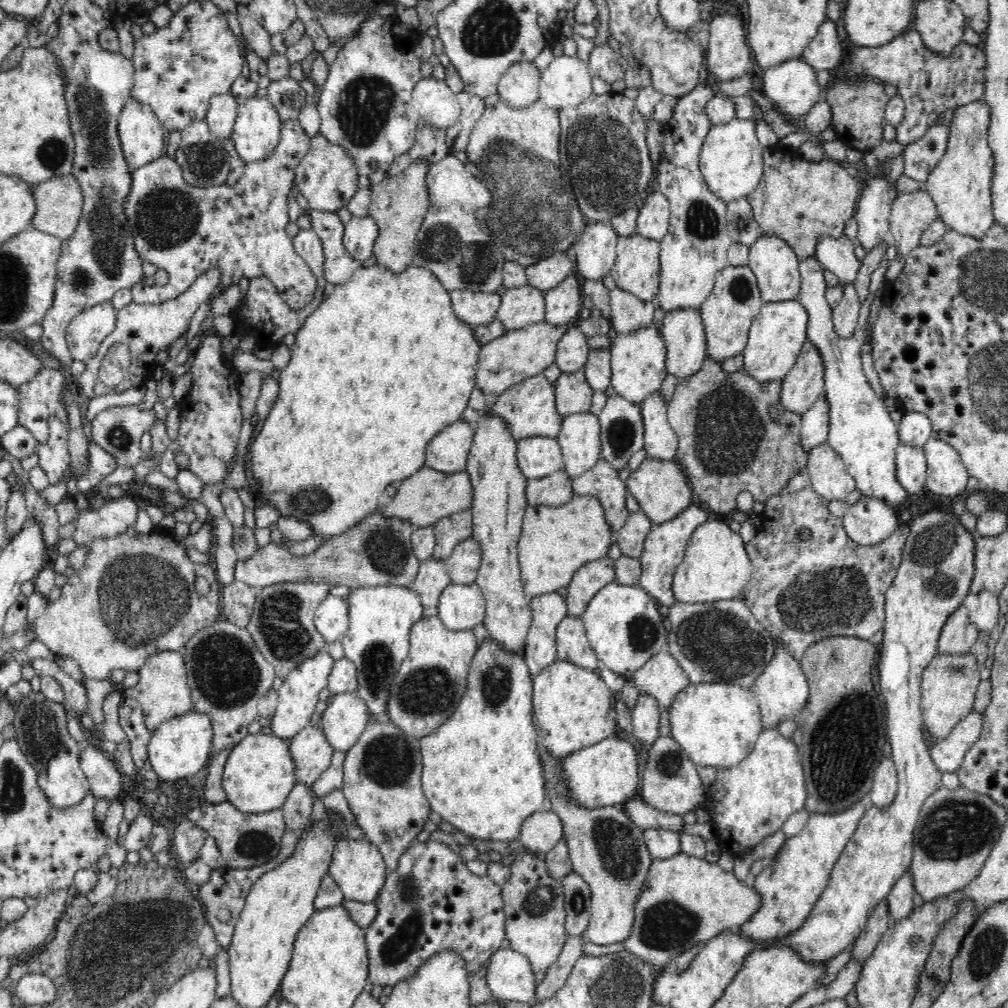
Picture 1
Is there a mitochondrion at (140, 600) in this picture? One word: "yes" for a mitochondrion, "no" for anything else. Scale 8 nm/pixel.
yes

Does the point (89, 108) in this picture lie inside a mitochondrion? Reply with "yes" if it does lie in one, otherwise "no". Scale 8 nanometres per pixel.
yes

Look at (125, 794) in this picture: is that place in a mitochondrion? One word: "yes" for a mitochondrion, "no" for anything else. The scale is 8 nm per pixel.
no

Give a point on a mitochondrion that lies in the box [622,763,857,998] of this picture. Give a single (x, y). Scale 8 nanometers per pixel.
(666, 927)

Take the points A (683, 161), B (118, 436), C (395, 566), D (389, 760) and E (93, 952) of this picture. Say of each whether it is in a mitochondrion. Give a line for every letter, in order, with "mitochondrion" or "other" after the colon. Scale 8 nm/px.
A: other
B: mitochondrion
C: mitochondrion
D: mitochondrion
E: mitochondrion

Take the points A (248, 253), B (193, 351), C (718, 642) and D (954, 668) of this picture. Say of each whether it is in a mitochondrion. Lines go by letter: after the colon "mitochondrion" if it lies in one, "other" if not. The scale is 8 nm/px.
A: other
B: other
C: mitochondrion
D: mitochondrion

